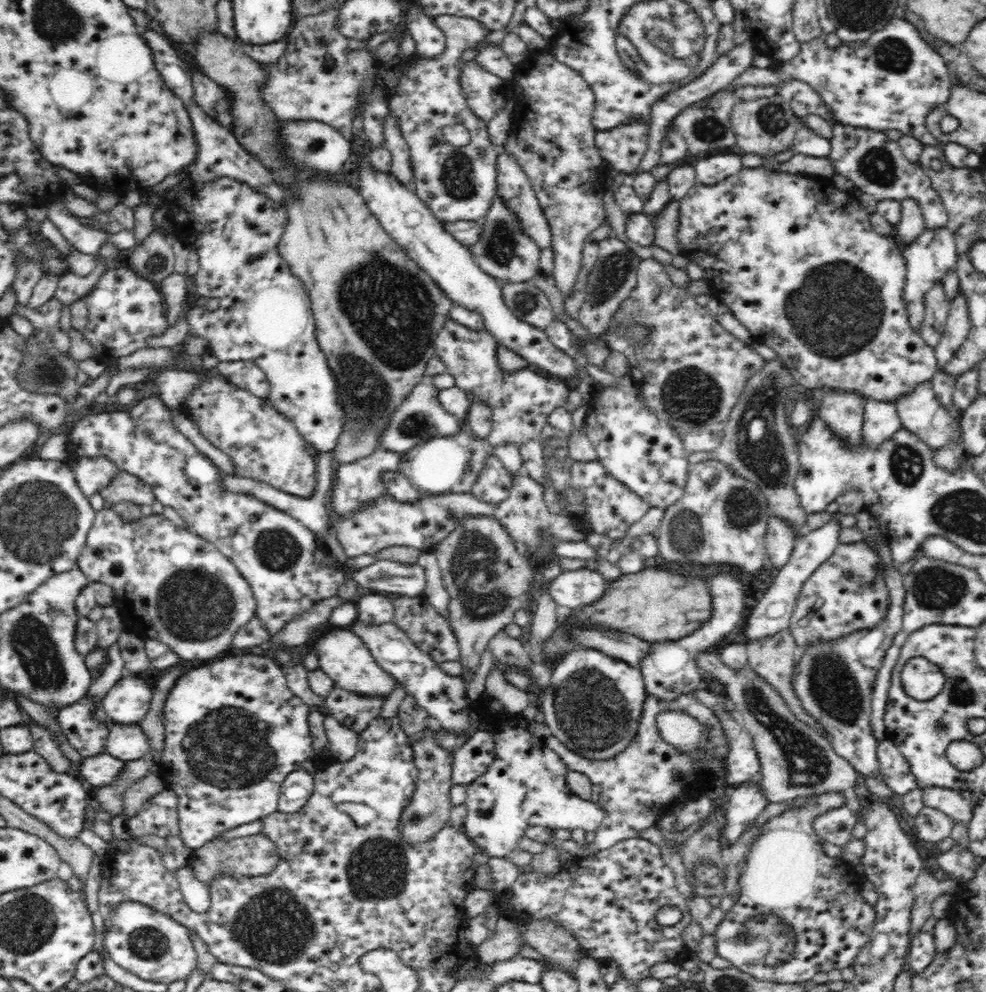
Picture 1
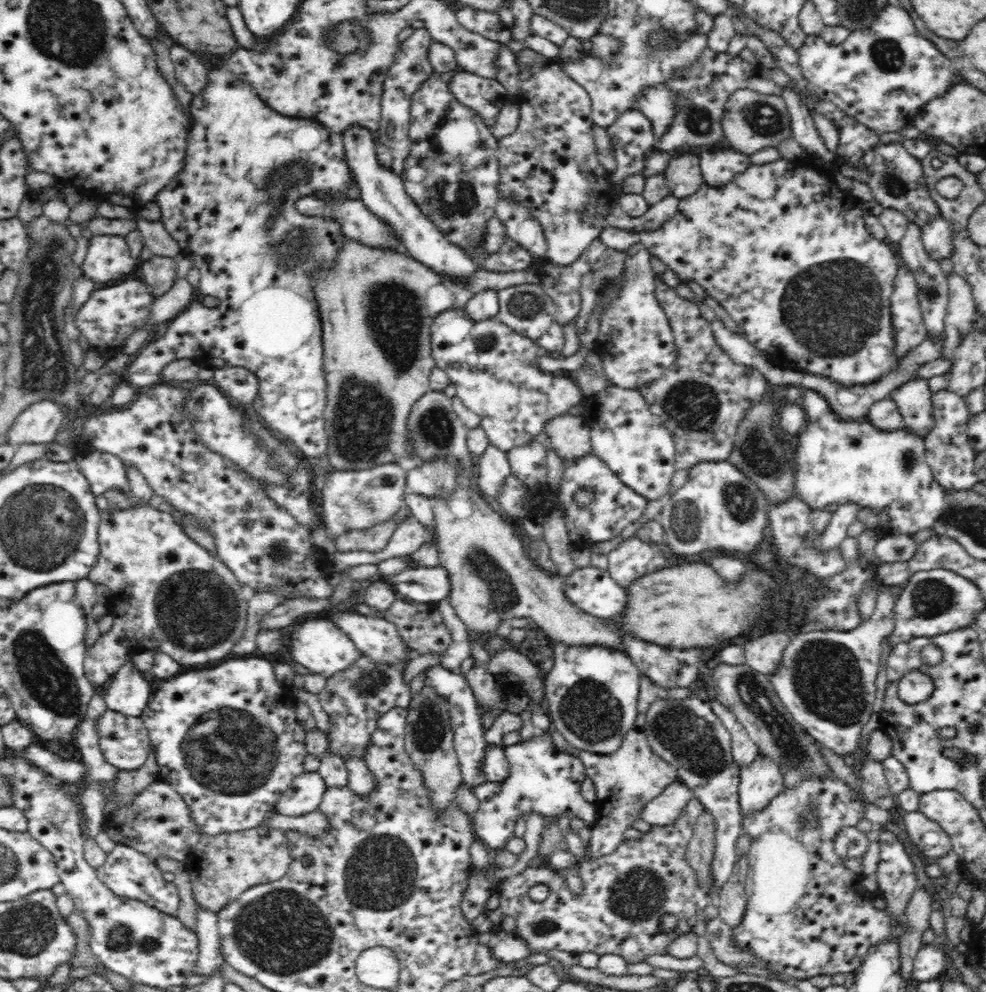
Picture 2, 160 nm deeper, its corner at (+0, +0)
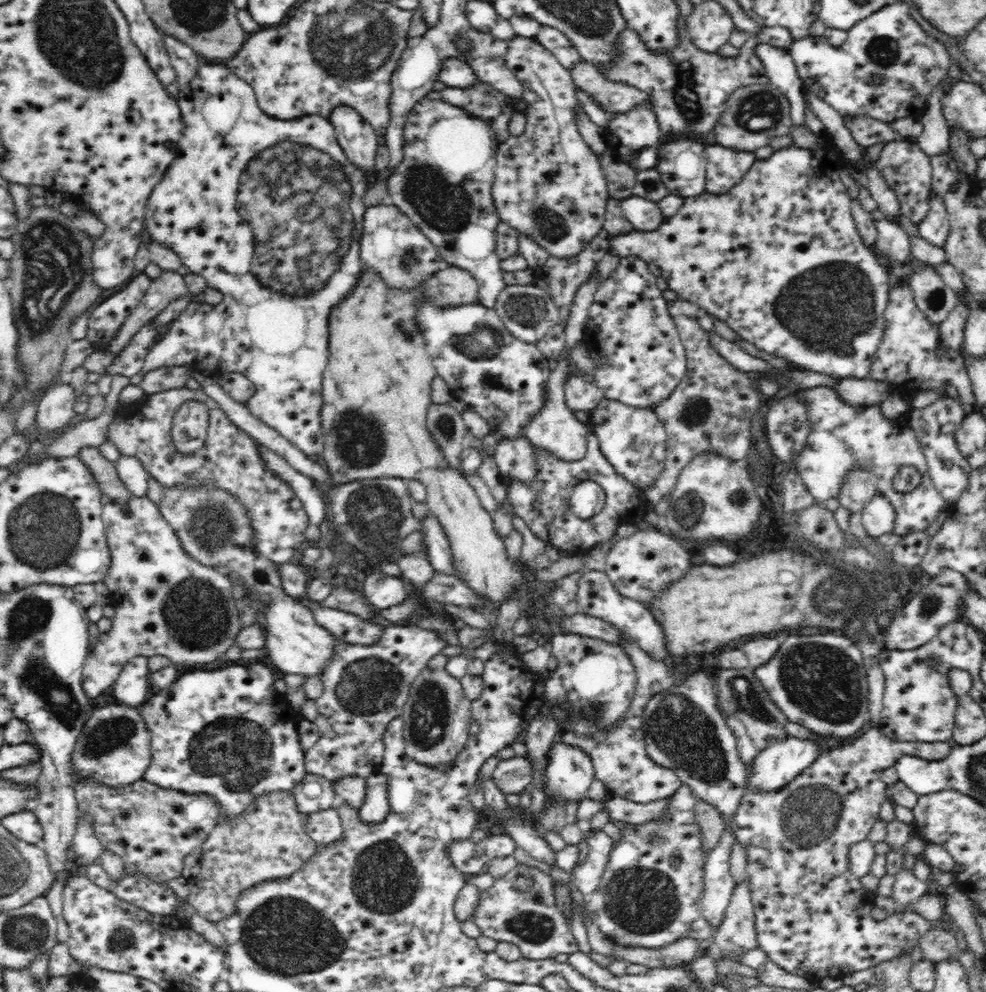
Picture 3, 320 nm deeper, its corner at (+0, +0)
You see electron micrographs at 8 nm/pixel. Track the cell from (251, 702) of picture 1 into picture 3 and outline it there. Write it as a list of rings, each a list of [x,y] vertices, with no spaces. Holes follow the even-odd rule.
[[[243,661],[232,663],[231,666],[224,668],[184,669],[184,673],[179,675],[172,686],[157,691],[152,698],[149,698],[139,708],[151,734],[151,763],[148,765],[143,779],[165,789],[172,788],[188,794],[204,793],[212,797],[216,804],[220,805],[221,820],[231,820],[232,817],[239,817],[248,808],[248,805],[261,794],[271,793],[272,791],[292,791],[307,773],[305,771],[305,752],[302,750],[298,739],[297,724],[300,718],[290,707],[286,696],[276,691],[274,686],[276,676],[270,669],[270,666],[268,667],[262,662],[245,663]]]

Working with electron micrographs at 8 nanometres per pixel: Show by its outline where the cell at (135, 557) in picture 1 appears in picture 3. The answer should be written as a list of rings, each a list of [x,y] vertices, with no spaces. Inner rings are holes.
[[[147,496],[132,497],[130,500],[126,501],[124,506],[116,502],[107,503],[103,505],[102,518],[106,529],[106,540],[112,562],[110,570],[108,570],[108,574],[106,574],[106,578],[104,578],[103,582],[110,590],[109,603],[115,608],[115,615],[114,618],[111,619],[112,626],[110,627],[110,630],[101,633],[96,646],[92,647],[90,654],[84,661],[82,686],[88,699],[92,700],[102,696],[102,694],[104,694],[104,692],[116,682],[123,666],[136,656],[165,656],[172,661],[172,664],[177,665],[178,668],[182,669],[188,669],[188,667],[194,666],[195,664],[216,664],[219,656],[234,644],[235,636],[239,633],[239,630],[242,629],[240,615],[238,613],[238,608],[236,607],[236,601],[234,601],[234,586],[230,581],[230,577],[222,574],[215,568],[204,566],[202,563],[198,563],[198,561],[192,559],[192,556],[184,551],[180,539],[176,536],[175,530],[161,515],[157,504],[150,500],[150,498],[147,498]]]

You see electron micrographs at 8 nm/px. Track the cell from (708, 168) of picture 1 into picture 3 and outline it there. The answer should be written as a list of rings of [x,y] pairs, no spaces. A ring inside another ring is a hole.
[[[722,146],[706,148],[707,179],[705,190],[710,194],[726,194],[757,161],[754,152],[728,150]]]

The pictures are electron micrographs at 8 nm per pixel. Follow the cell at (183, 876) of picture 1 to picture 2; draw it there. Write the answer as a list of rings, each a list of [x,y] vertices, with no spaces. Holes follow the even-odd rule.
[[[197,904],[197,928],[195,934],[199,939],[200,955],[195,965],[196,975],[210,975],[222,964],[222,954],[219,951],[221,941],[218,939],[217,914],[202,909]]]

